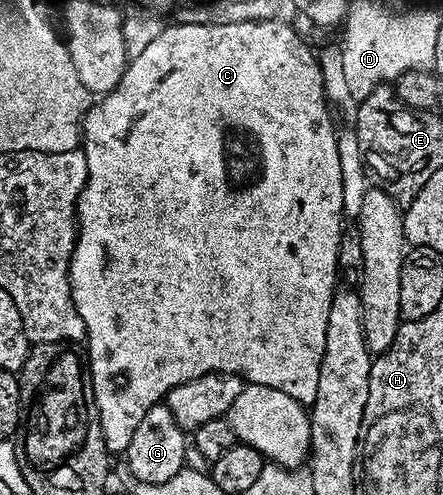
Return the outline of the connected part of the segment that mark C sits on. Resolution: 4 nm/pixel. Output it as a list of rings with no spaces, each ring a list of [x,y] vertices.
[[[283,19],[274,21],[238,21],[237,23],[225,23],[224,25],[185,25],[172,23],[167,26],[141,55],[130,58],[123,77],[117,83],[112,93],[102,94],[87,110],[83,120],[83,140],[81,148],[87,160],[87,182],[79,196],[77,206],[77,236],[75,250],[71,256],[71,294],[73,303],[85,319],[87,335],[86,360],[89,362],[91,378],[93,379],[93,395],[97,399],[97,411],[101,415],[101,431],[105,435],[108,454],[126,454],[129,447],[129,439],[133,439],[133,431],[137,431],[137,423],[145,419],[145,411],[149,407],[160,404],[166,398],[167,393],[173,387],[181,383],[189,383],[193,379],[201,379],[201,375],[210,373],[236,373],[244,382],[252,385],[264,385],[273,387],[277,391],[285,391],[293,399],[297,399],[306,406],[312,405],[317,399],[317,379],[321,375],[321,359],[325,355],[325,335],[329,327],[329,307],[337,288],[335,275],[340,272],[338,265],[339,240],[341,240],[345,228],[345,214],[343,211],[343,188],[341,187],[341,155],[339,154],[339,137],[335,133],[335,125],[331,122],[332,106],[327,100],[327,91],[323,86],[323,75],[319,66],[316,50],[310,49],[303,42],[303,37],[297,30]]]

